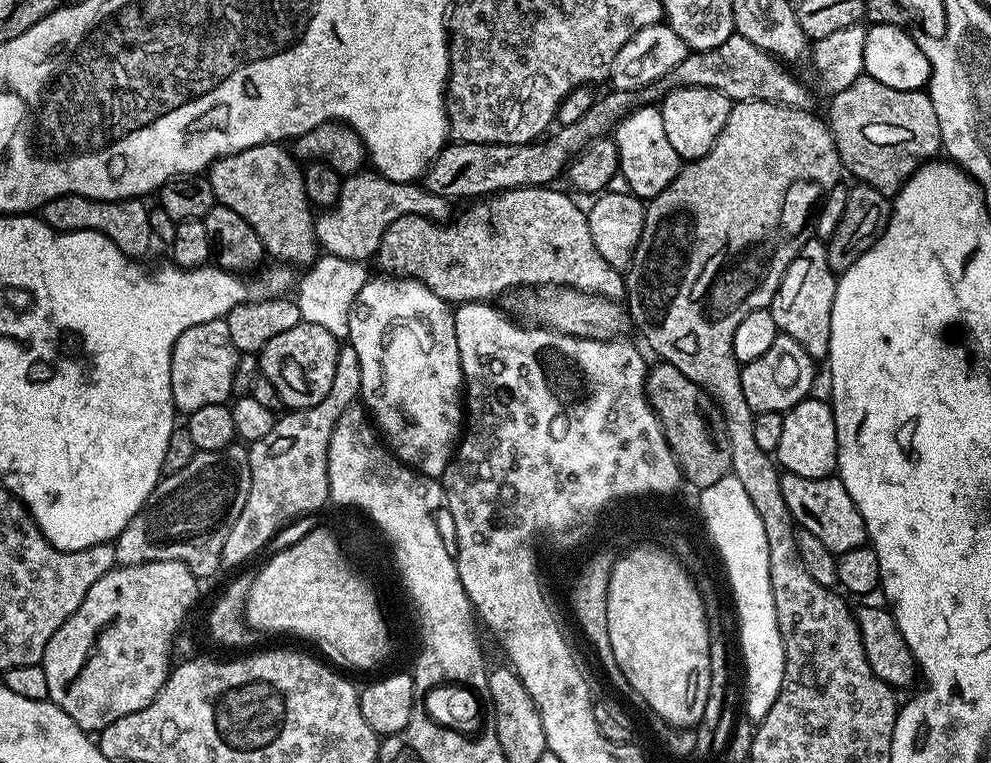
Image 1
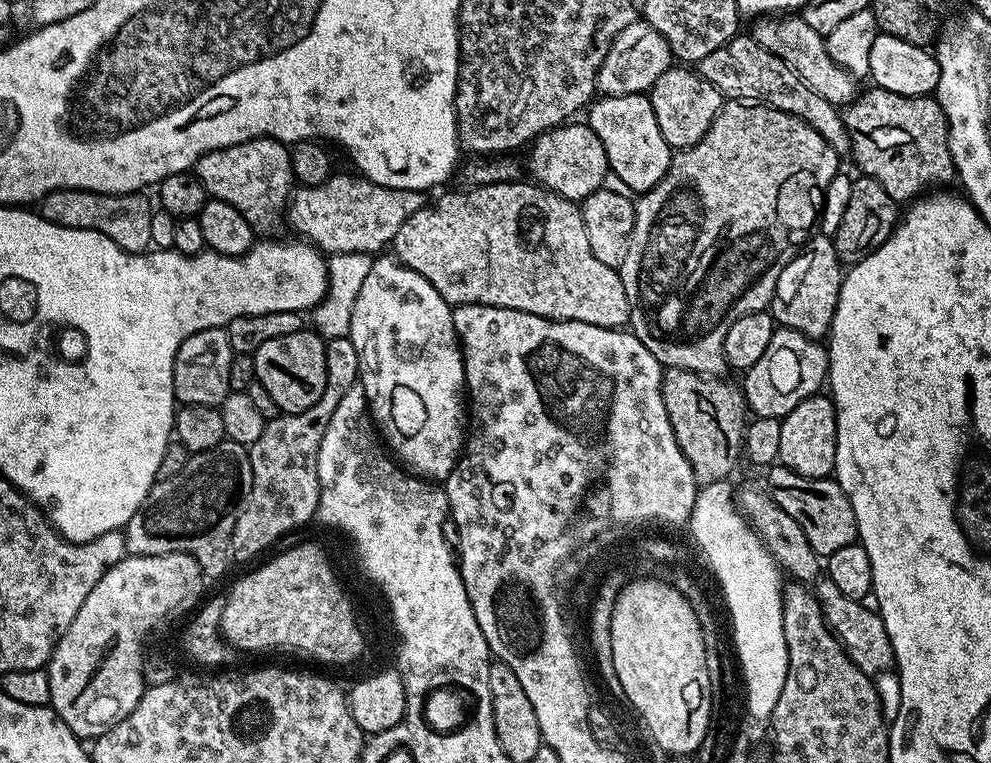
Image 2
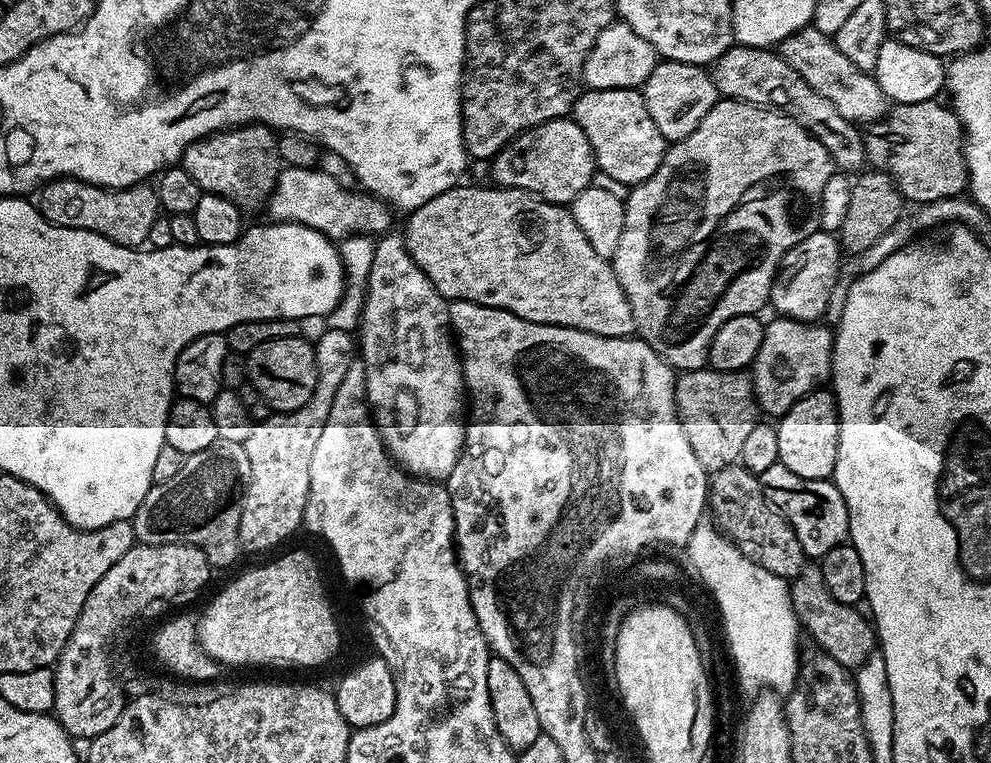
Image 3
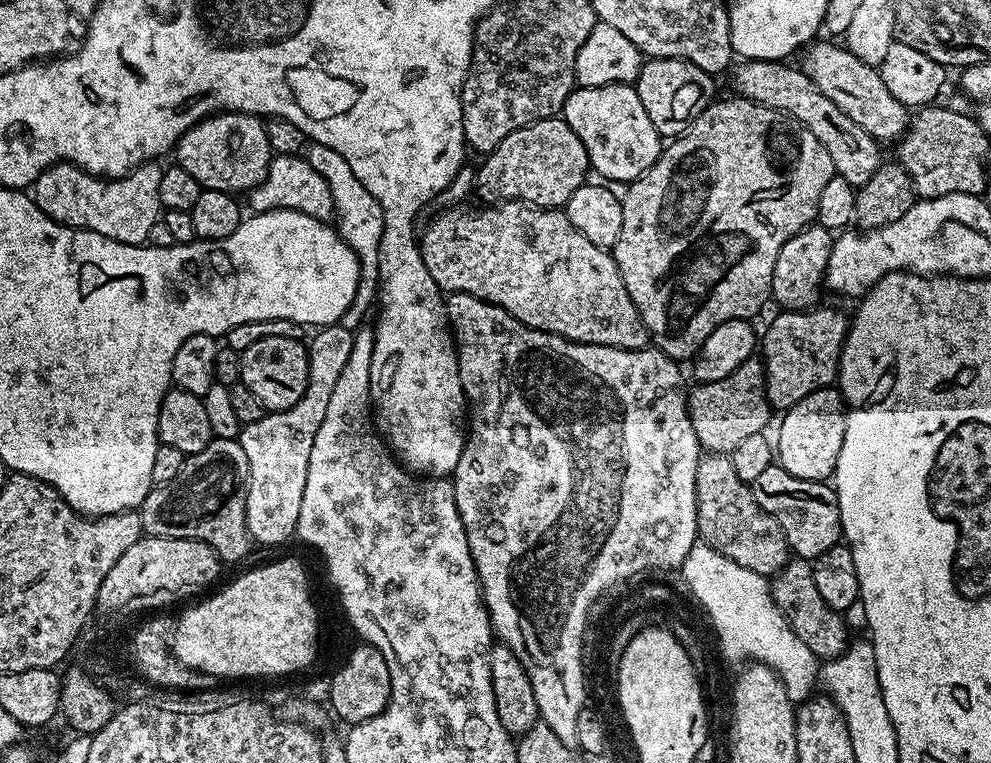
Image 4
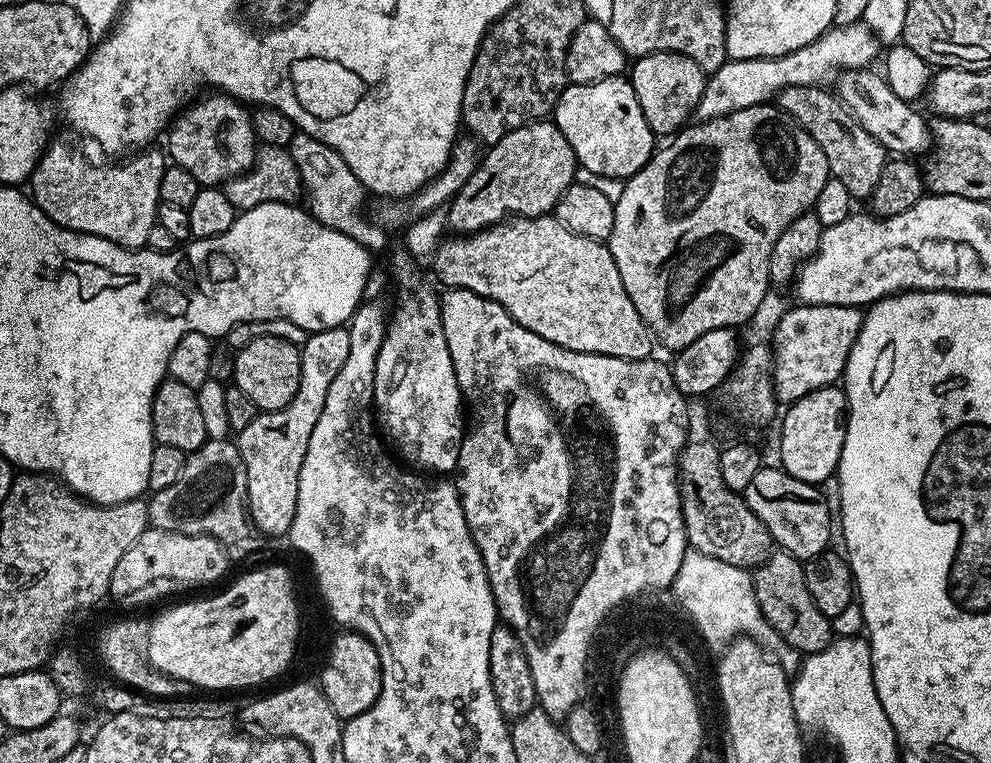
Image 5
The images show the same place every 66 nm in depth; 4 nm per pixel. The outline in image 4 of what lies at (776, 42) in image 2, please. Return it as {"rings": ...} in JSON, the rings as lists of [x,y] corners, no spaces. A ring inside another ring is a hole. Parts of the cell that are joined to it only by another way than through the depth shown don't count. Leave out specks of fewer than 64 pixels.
{"rings":[[[819,40],[809,43],[802,52],[802,70],[810,82],[814,82],[814,86],[818,86],[818,90],[822,90],[822,94],[826,94],[826,98],[830,98],[830,102],[842,110],[842,114],[854,118],[854,122],[858,122],[858,126],[876,137],[877,141],[895,141],[903,137],[910,124],[909,109],[890,94],[880,77],[879,67],[862,62],[862,58],[854,58],[854,54],[839,43]]]}

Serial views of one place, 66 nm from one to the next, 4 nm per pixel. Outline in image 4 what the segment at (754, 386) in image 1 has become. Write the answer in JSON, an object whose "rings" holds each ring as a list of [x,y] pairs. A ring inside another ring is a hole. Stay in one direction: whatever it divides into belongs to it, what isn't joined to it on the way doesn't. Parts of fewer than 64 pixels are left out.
{"rings":[[[816,306],[811,310],[780,310],[762,332],[762,359],[768,403],[776,410],[793,408],[815,388],[835,385],[840,355],[848,337],[849,317],[836,308]]]}

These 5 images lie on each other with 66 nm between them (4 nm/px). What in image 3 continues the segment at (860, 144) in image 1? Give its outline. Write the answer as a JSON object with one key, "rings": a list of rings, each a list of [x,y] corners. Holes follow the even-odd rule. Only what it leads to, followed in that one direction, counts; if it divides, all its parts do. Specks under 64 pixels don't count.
{"rings":[[[935,98],[889,107],[883,118],[867,125],[864,136],[867,163],[891,176],[905,201],[913,200],[916,206],[959,197],[968,186],[964,128],[951,107],[939,102]]]}

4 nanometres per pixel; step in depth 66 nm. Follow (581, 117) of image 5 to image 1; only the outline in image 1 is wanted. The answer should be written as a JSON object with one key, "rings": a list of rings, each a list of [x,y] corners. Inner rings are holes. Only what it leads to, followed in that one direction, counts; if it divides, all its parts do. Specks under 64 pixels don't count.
{"rings":[[[648,102],[643,106],[633,107],[626,116],[621,116],[614,128],[614,139],[618,158],[620,159],[619,175],[624,176],[627,191],[633,196],[647,202],[653,200],[680,173],[682,161],[678,150],[670,146],[666,138],[666,129],[662,126],[662,114],[655,103]]]}

